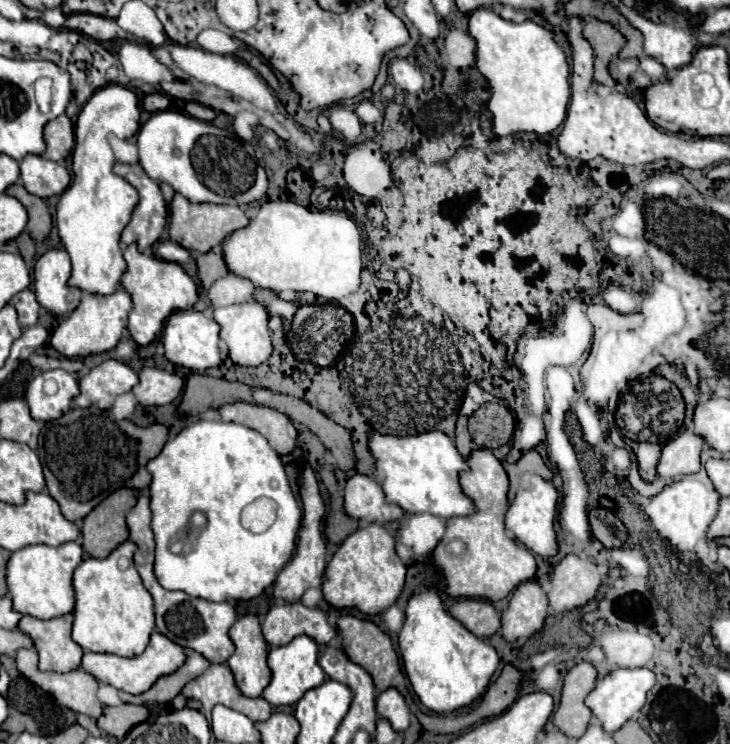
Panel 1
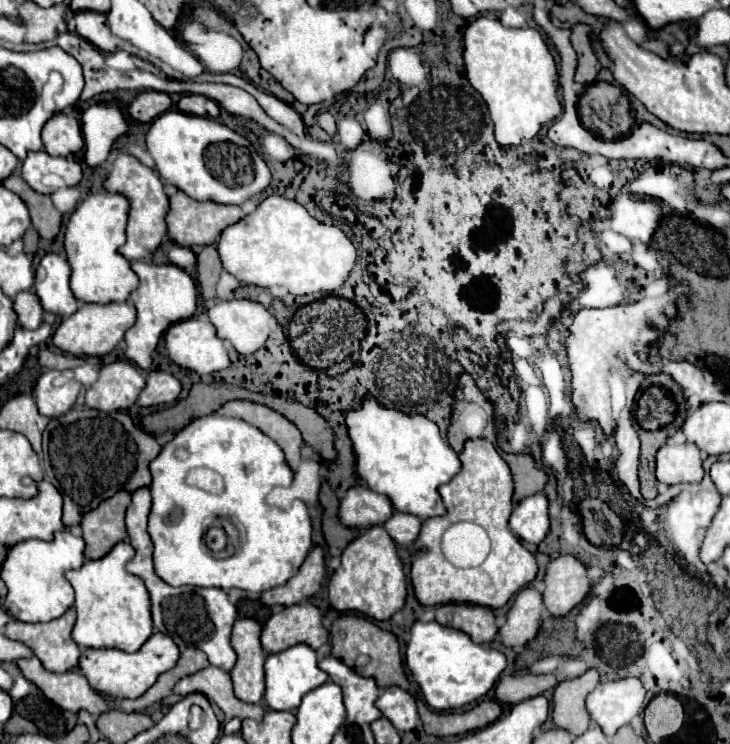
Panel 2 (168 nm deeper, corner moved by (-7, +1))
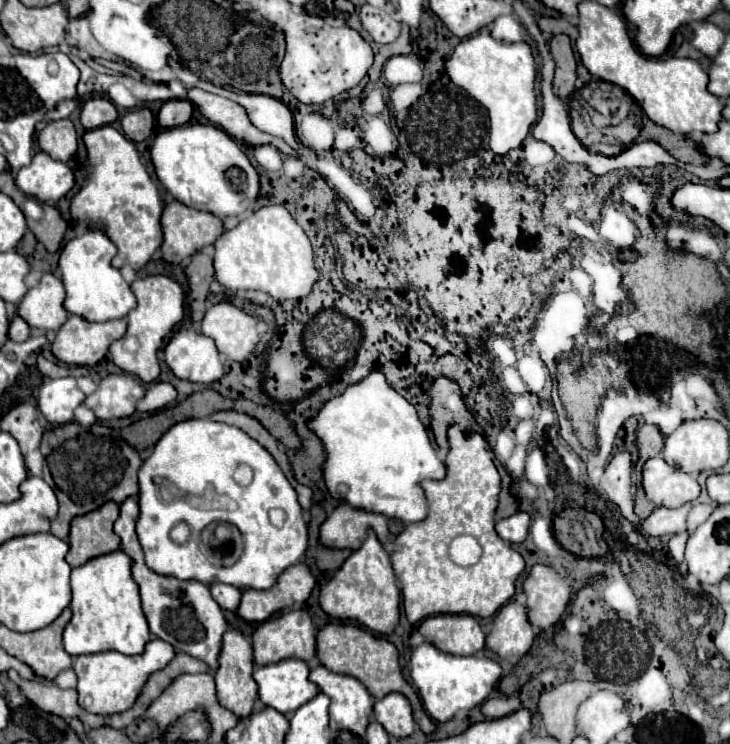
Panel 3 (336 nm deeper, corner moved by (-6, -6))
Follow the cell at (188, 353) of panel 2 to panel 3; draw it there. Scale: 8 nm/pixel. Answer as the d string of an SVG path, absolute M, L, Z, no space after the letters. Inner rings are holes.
M179 329L173 333L165 347L165 363L179 379L203 385L209 385L225 375L219 351L211 337L191 329Z

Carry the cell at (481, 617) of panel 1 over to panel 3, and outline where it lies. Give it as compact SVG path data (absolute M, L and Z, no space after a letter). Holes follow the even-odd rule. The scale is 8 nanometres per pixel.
M433 615L419 625L419 631L445 653L475 655L485 649L485 633L471 615Z

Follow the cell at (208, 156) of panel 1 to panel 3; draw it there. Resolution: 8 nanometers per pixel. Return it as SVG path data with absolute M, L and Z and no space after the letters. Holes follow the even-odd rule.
M189 123L159 129L151 143L151 161L161 185L174 199L221 219L245 213L259 195L259 175L255 167L239 145L213 125Z

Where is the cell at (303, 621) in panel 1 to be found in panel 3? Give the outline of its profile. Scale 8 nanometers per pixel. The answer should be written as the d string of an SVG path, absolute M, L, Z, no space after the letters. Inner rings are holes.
M285 611L279 617L271 617L260 623L253 632L253 657L255 665L269 665L277 663L281 659L303 659L309 661L317 653L317 643L315 643L315 627L311 623L311 617L305 611Z

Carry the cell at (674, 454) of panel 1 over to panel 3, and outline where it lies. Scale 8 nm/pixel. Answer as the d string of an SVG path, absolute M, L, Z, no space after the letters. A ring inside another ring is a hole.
M662 455L645 463L643 489L649 501L665 507L681 507L683 503L697 499L701 493L699 483L691 475L679 471L677 465L667 465Z

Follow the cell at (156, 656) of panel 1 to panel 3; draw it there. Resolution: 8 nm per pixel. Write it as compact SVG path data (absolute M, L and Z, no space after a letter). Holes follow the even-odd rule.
M161 639L149 641L145 651L133 657L117 651L79 655L73 663L73 671L77 673L77 679L79 679L79 685L77 685L79 705L89 713L99 713L99 715L115 715L131 709L131 705L135 705L139 693L143 691L147 677L151 677L151 673L159 669L165 669L173 661L173 657L175 657L175 649Z

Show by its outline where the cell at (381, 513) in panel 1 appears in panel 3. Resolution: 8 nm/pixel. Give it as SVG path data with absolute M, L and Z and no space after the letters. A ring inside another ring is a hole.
M341 503L321 525L321 543L337 549L359 549L359 545L367 539L369 529L381 543L387 541L389 529L385 515Z

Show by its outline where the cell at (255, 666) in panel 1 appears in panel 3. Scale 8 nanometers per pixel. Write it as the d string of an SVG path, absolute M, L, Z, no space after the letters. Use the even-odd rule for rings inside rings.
M229 629L223 635L223 647L221 647L221 655L219 655L219 669L215 671L215 683L217 683L219 703L225 709L233 711L239 717L249 717L251 715L253 703L255 703L257 691L259 691L259 687L253 679L253 645L237 629Z

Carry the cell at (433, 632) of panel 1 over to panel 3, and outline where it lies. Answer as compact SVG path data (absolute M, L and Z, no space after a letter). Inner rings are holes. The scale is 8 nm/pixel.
M425 641L421 643L413 655L411 655L411 679L417 687L423 707L435 721L449 721L457 715L461 709L473 709L475 705L481 705L489 693L493 691L495 683L501 679L501 665L489 657L459 657L451 653L439 651L433 643Z

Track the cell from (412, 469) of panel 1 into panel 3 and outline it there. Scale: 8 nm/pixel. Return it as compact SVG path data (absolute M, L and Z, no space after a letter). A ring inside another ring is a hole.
M373 371L363 381L327 401L309 427L325 445L325 483L335 499L345 499L355 509L383 513L403 523L417 523L427 517L427 499L421 481L441 481L447 475L445 463L437 457L427 429L415 407L393 391L383 373Z

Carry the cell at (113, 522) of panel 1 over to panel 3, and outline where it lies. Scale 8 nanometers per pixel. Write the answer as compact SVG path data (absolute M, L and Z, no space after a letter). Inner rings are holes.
M107 501L103 507L75 517L71 521L71 549L65 557L67 563L71 567L79 567L93 557L117 551L121 547L121 541L113 531L117 517L119 505L115 501Z

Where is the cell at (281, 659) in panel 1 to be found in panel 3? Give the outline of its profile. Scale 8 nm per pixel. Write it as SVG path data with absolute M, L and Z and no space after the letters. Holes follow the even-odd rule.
M283 659L257 667L253 679L259 685L261 701L283 715L291 715L319 693L319 687L309 681L307 663L301 659Z

